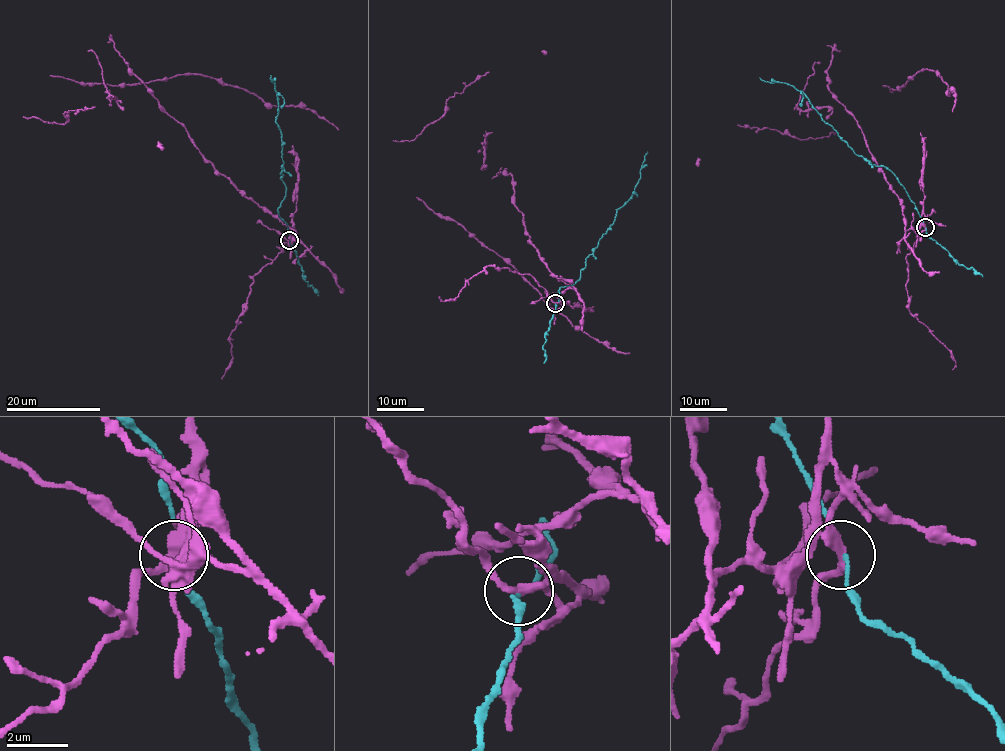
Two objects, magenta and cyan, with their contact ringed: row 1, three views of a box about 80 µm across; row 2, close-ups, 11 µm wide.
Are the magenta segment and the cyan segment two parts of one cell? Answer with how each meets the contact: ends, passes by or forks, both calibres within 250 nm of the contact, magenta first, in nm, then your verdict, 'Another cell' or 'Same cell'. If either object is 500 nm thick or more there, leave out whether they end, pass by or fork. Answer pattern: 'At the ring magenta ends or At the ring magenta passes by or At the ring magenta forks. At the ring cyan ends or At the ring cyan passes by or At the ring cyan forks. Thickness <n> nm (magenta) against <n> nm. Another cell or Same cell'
At the ring magenta passes by. At the ring cyan passes by. Thickness 320 nm (magenta) against 90 nm. Another cell

